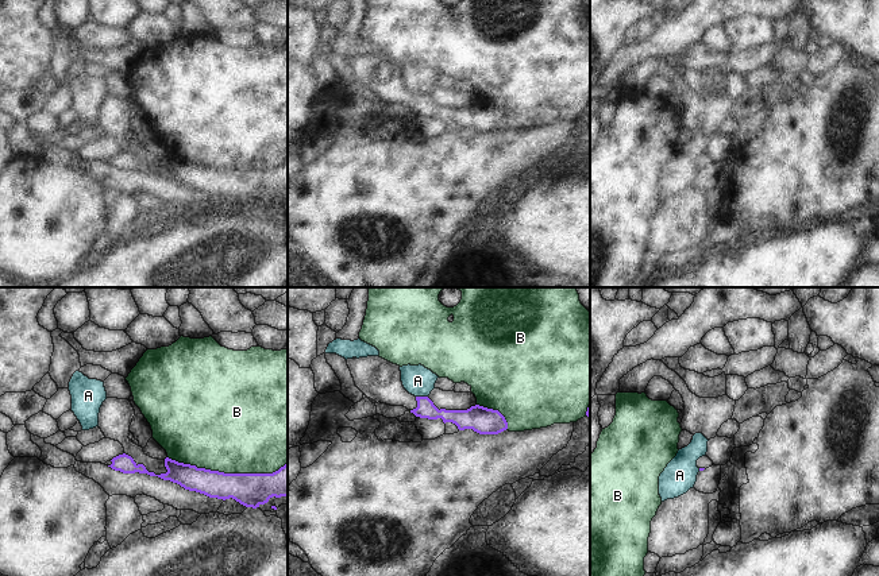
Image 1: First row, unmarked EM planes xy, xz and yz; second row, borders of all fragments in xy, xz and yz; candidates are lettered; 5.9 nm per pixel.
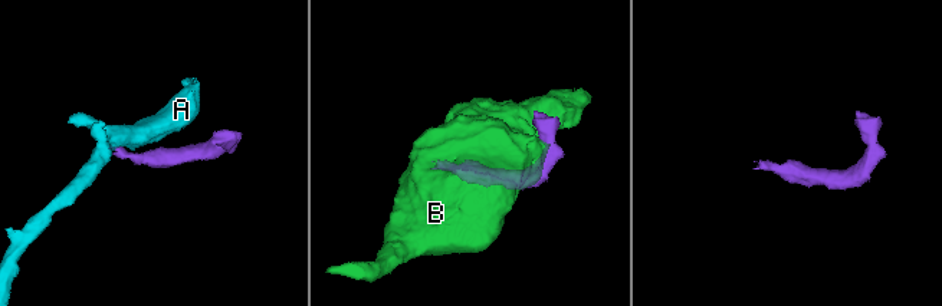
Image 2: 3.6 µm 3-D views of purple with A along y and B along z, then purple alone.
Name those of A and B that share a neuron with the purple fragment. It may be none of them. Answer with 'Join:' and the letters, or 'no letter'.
Join: no letter

